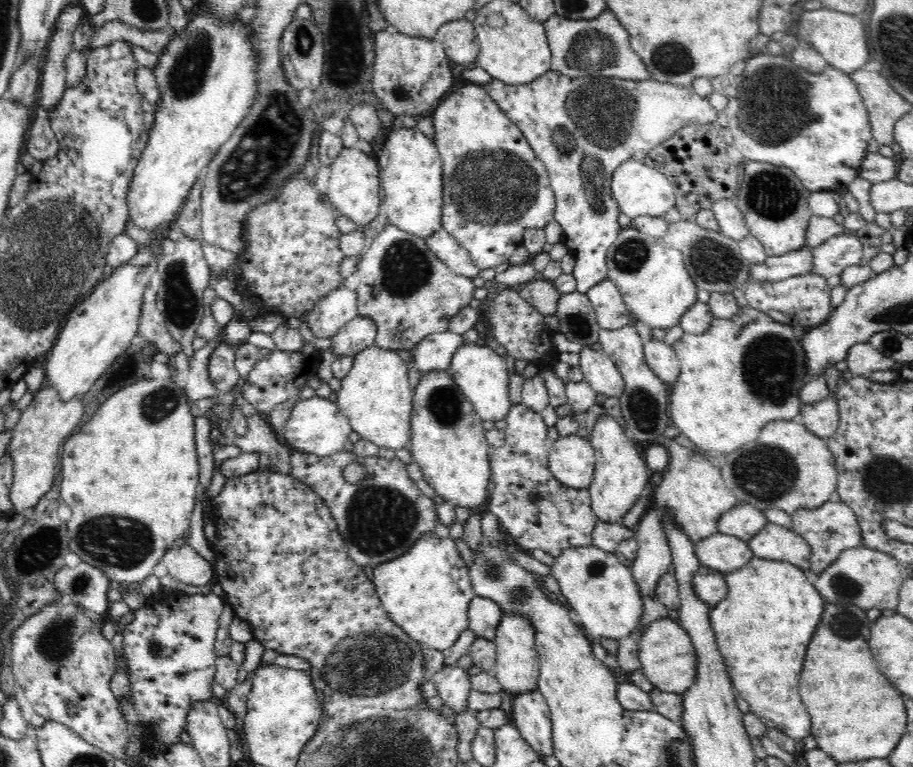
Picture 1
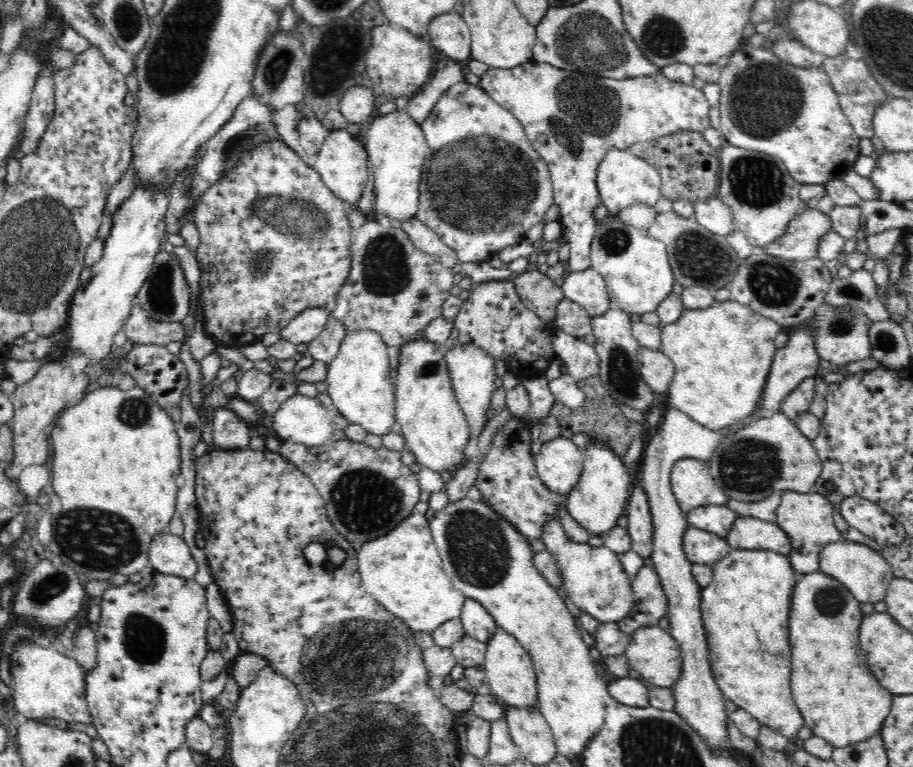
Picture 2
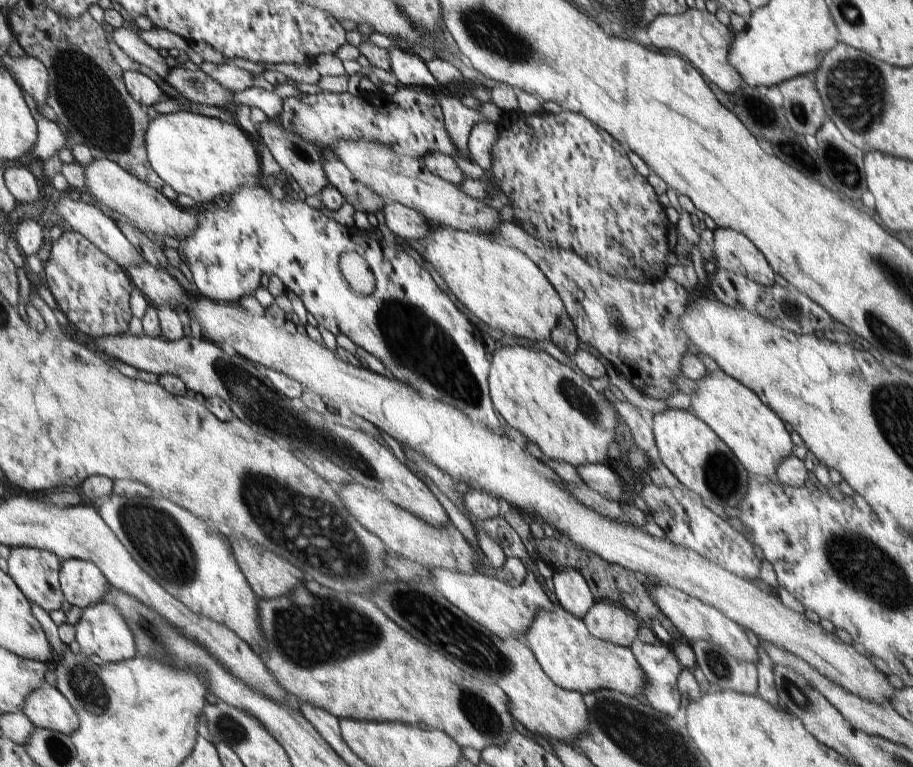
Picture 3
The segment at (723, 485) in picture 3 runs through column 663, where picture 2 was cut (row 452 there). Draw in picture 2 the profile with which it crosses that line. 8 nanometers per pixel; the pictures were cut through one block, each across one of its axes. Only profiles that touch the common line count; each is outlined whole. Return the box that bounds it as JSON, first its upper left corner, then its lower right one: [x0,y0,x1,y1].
[396,340,472,474]

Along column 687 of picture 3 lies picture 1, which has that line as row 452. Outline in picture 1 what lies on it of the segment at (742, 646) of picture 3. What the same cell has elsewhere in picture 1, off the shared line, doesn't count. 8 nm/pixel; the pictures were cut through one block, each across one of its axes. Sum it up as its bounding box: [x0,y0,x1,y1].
[588,416,652,524]

